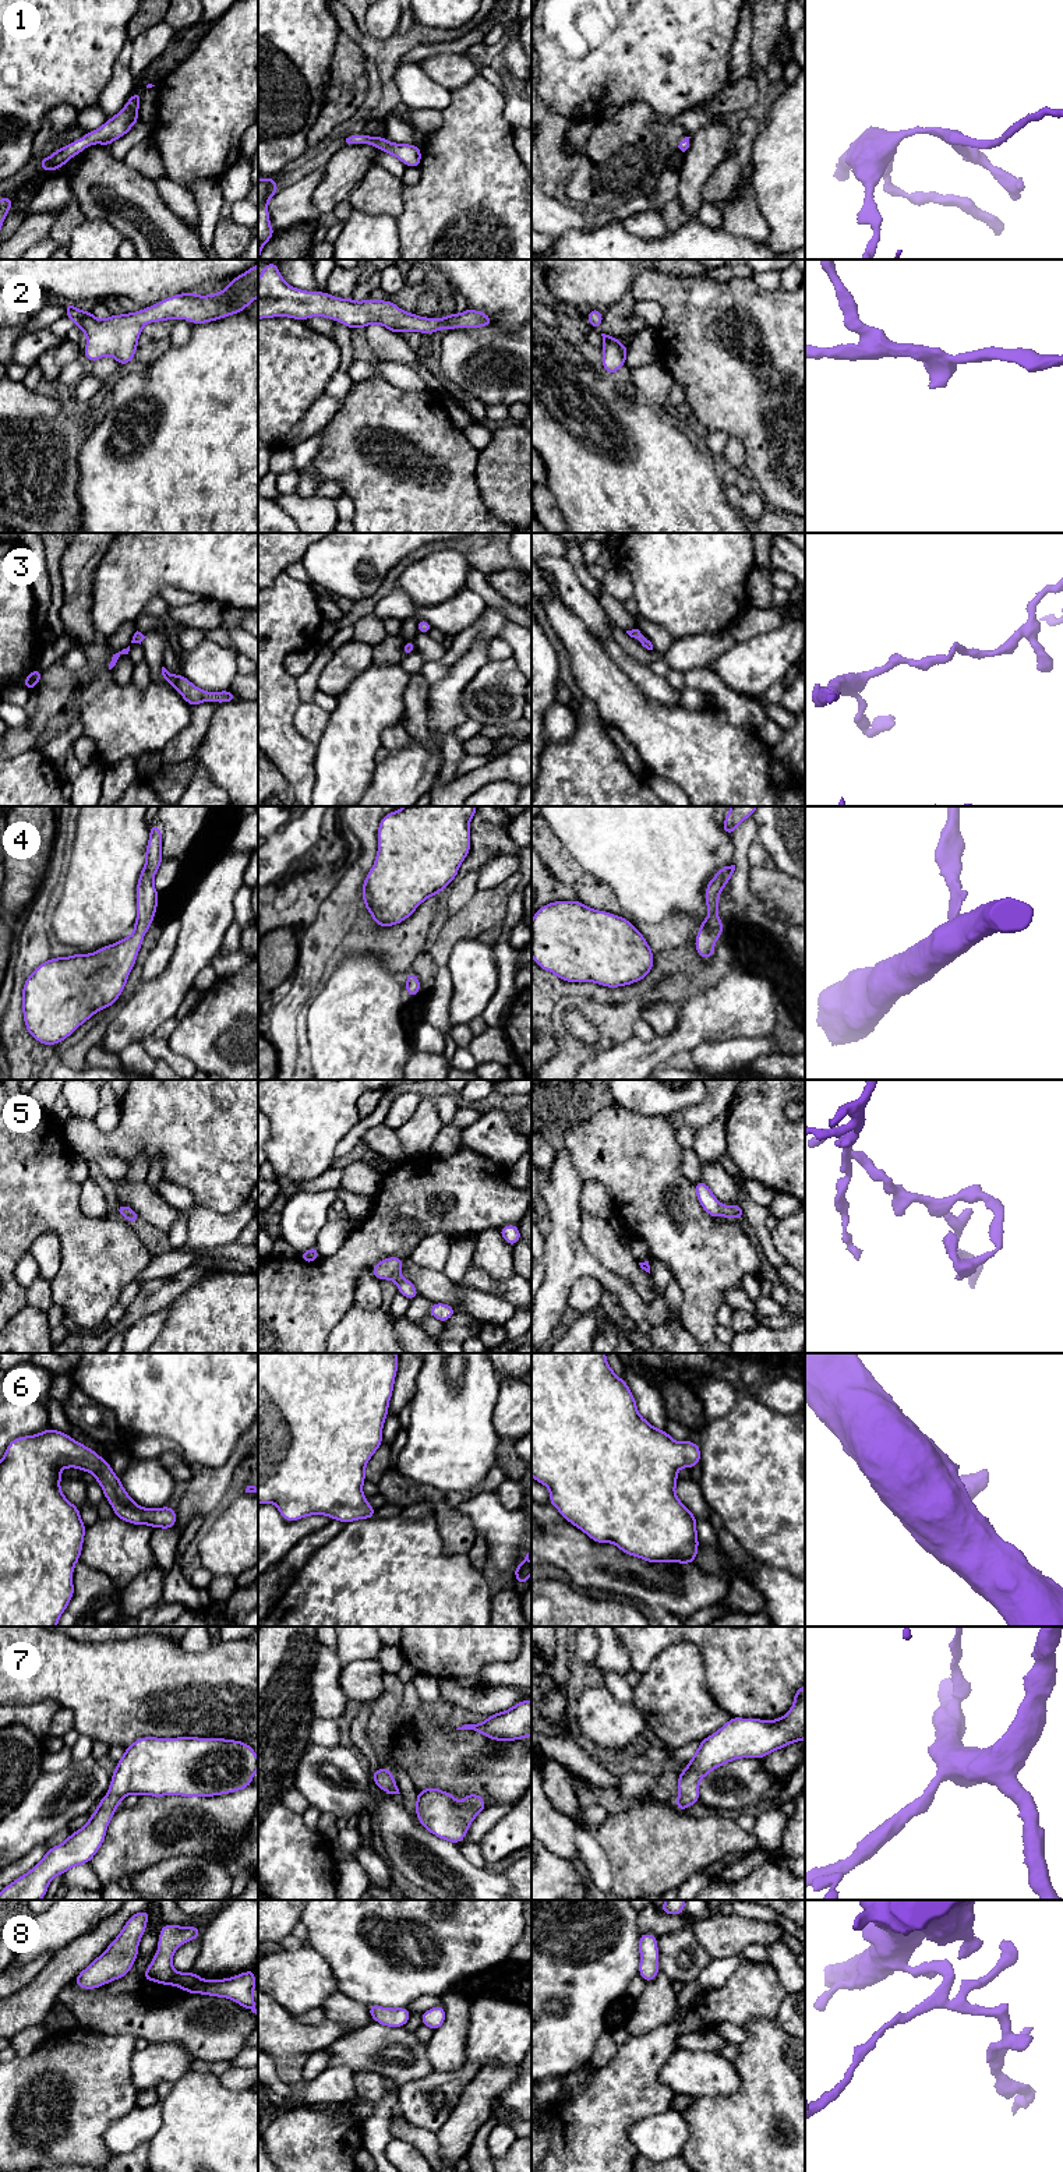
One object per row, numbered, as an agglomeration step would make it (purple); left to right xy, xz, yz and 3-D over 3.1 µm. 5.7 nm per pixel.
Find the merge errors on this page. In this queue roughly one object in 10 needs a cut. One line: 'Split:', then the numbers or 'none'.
Split: none

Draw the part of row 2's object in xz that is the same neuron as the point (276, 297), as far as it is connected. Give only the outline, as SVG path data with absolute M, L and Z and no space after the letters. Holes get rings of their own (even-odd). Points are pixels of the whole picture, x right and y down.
M268 262L258 278L258 319L273 317L289 317L301 322L311 317L325 317L350 329L379 324L395 333L419 331L427 335L438 329L492 325L492 318L485 312L469 308L444 318L425 318L406 312L389 300L354 301L352 297L338 299L319 290L306 292L286 283L278 265Z

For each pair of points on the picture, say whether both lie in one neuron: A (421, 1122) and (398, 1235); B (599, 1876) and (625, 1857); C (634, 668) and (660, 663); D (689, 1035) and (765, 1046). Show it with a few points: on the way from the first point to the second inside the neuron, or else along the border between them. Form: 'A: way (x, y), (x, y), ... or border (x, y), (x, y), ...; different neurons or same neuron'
A: border (428, 1152), (410, 1157); different neurons
B: border (594, 1839), (608, 1860), (613, 1885); different neurons
C: border (649, 666), (664, 678); different neurons
D: border (755, 1037), (734, 1037), (702, 1042), (692, 1051); different neurons

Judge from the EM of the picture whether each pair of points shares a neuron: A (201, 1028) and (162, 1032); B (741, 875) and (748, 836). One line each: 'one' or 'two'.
A: two
B: one

